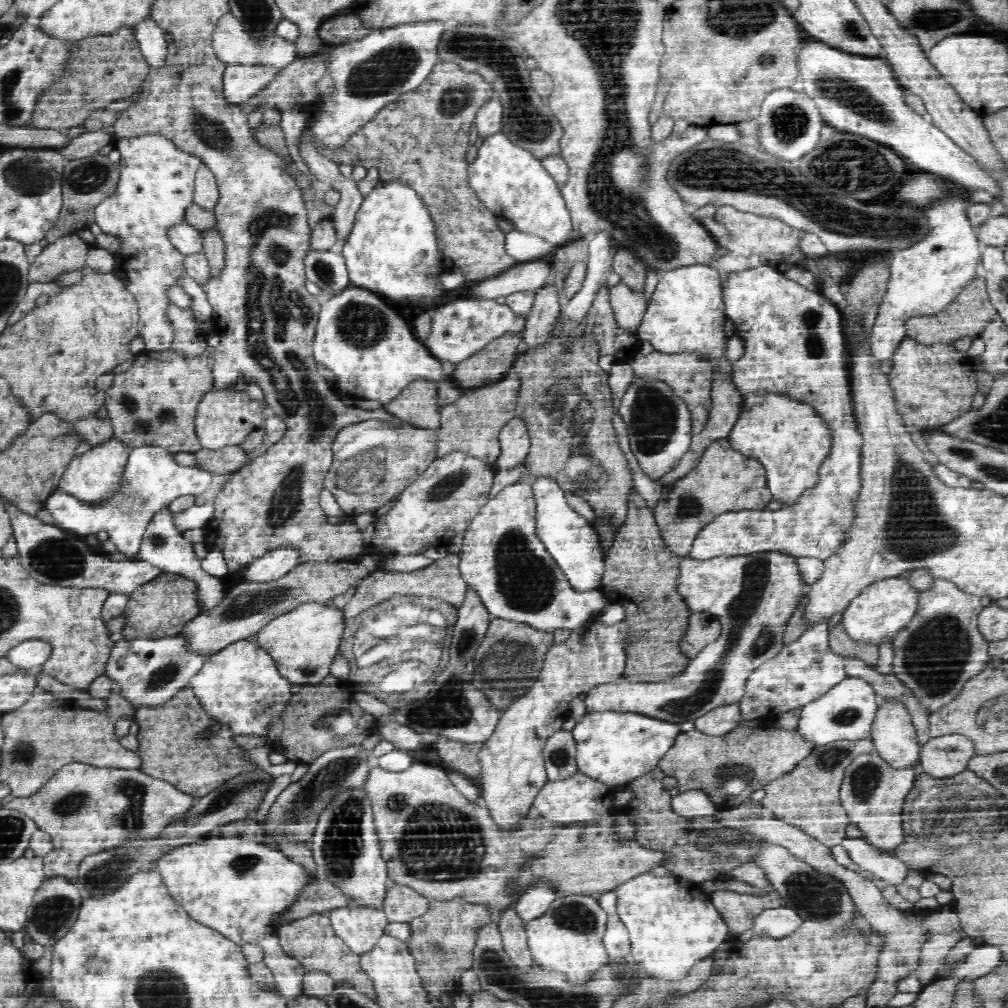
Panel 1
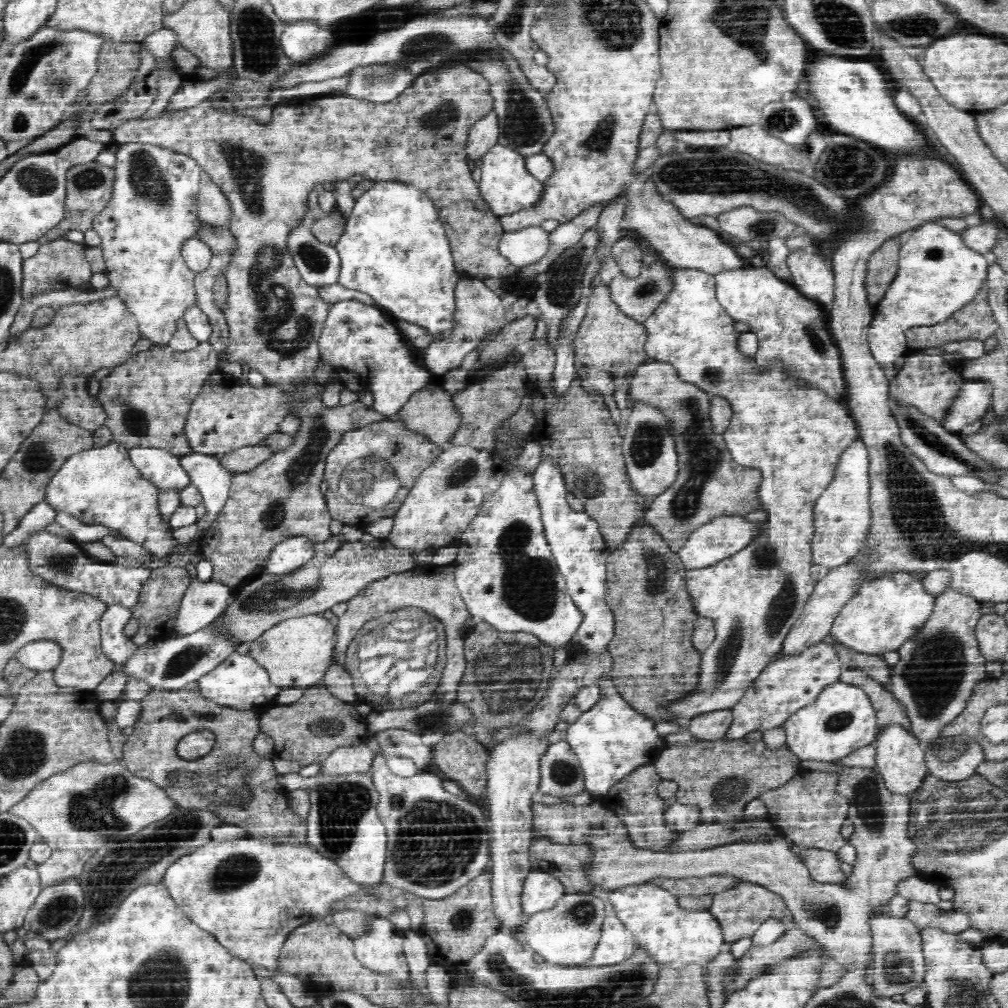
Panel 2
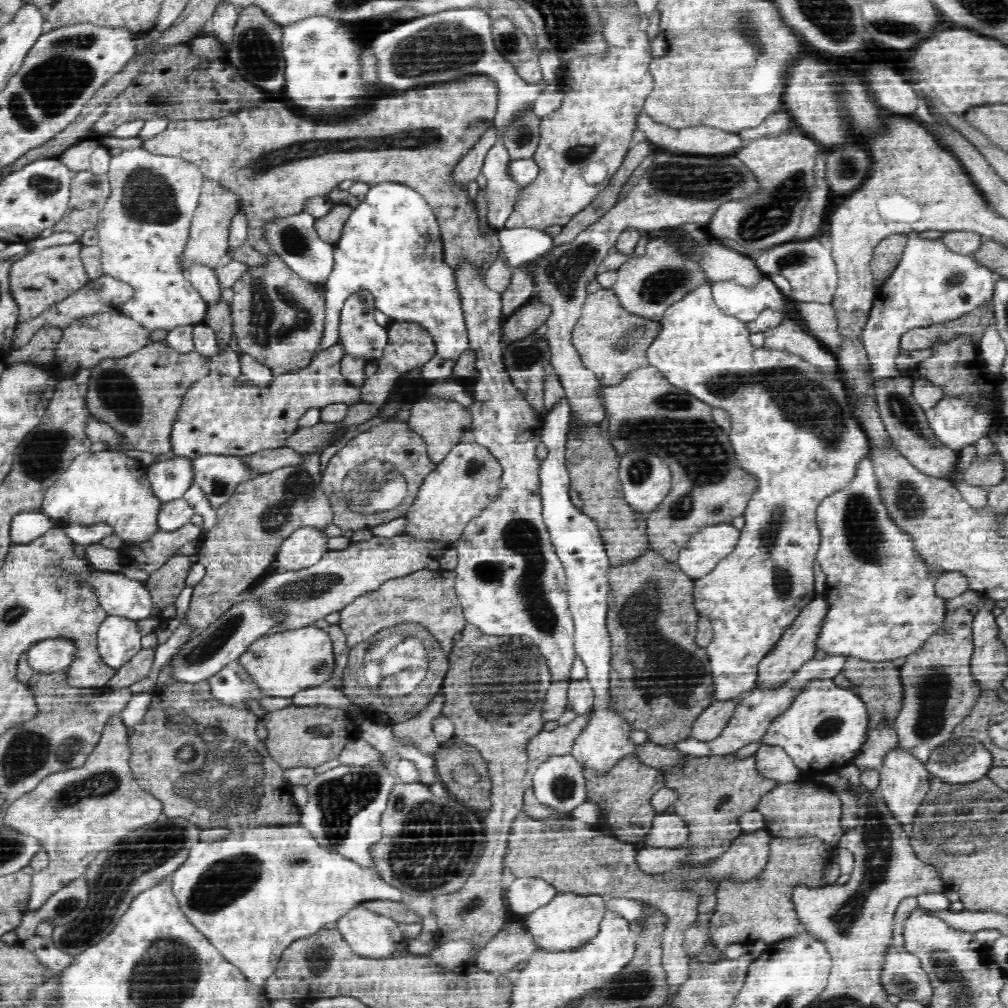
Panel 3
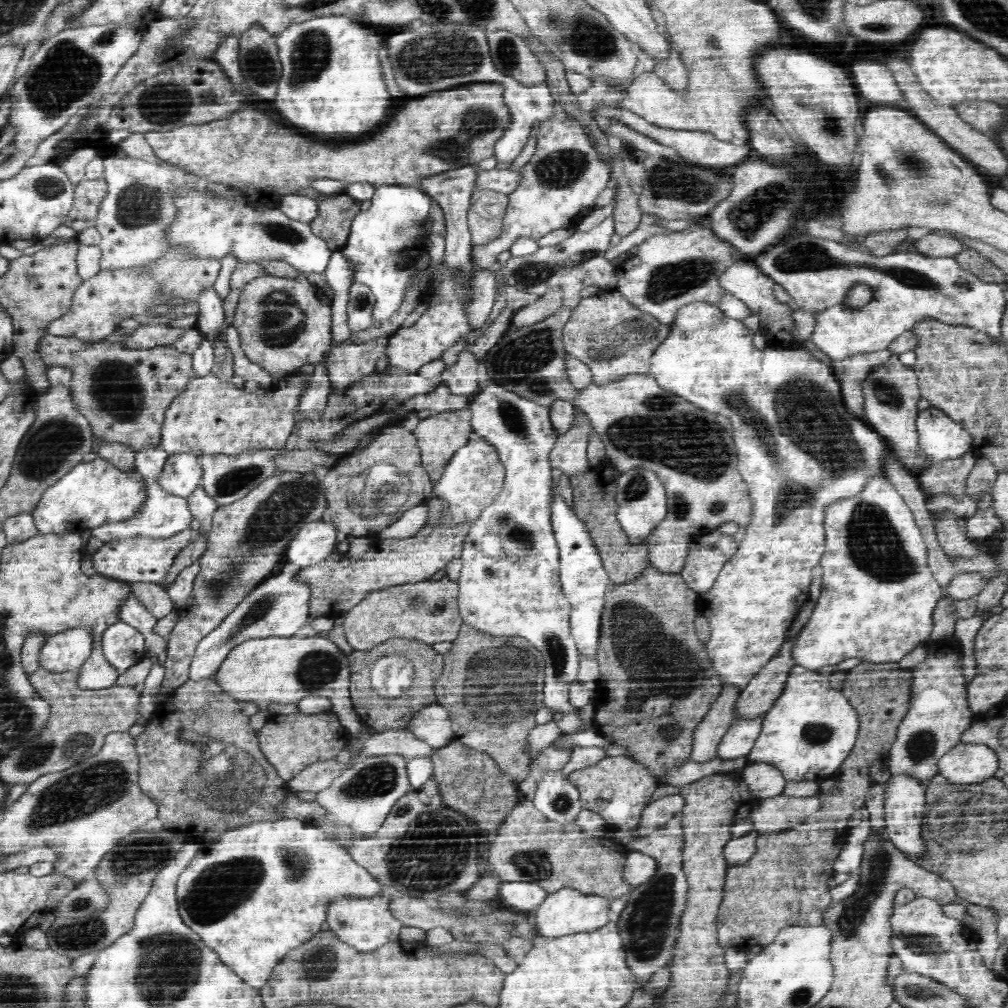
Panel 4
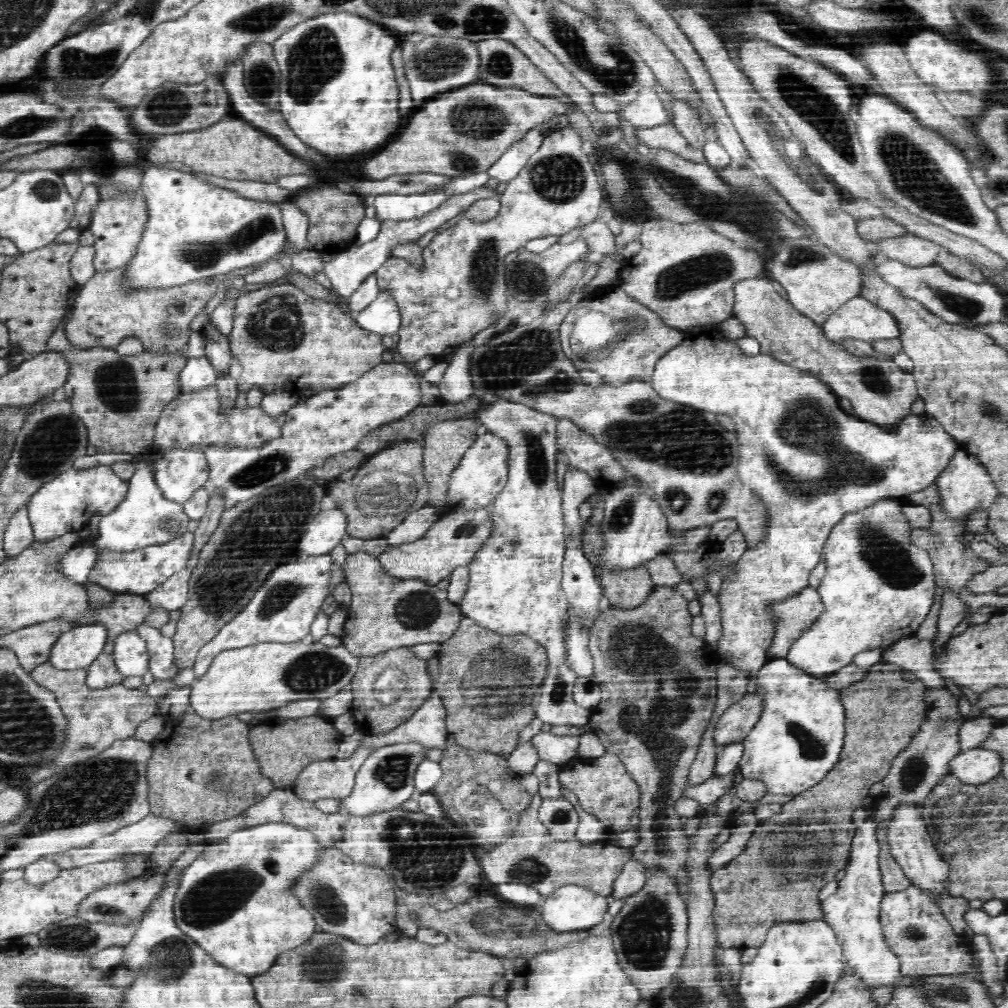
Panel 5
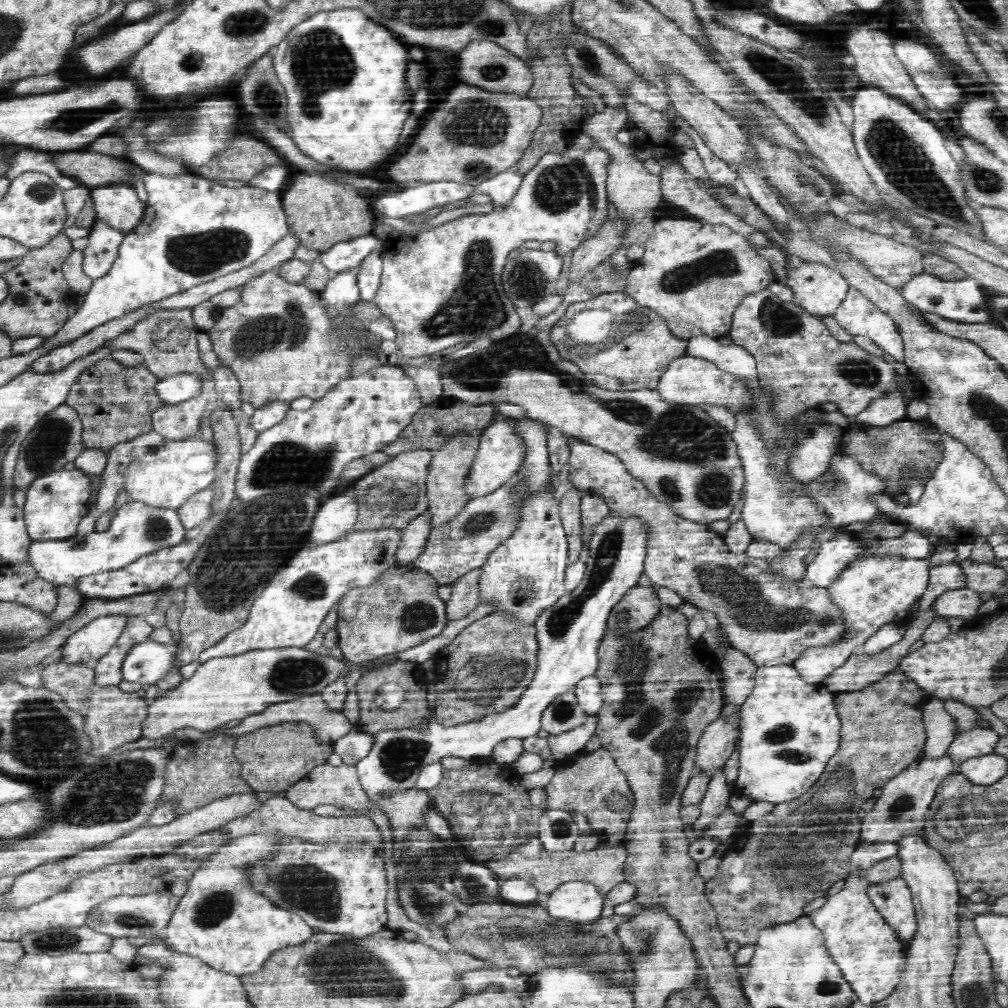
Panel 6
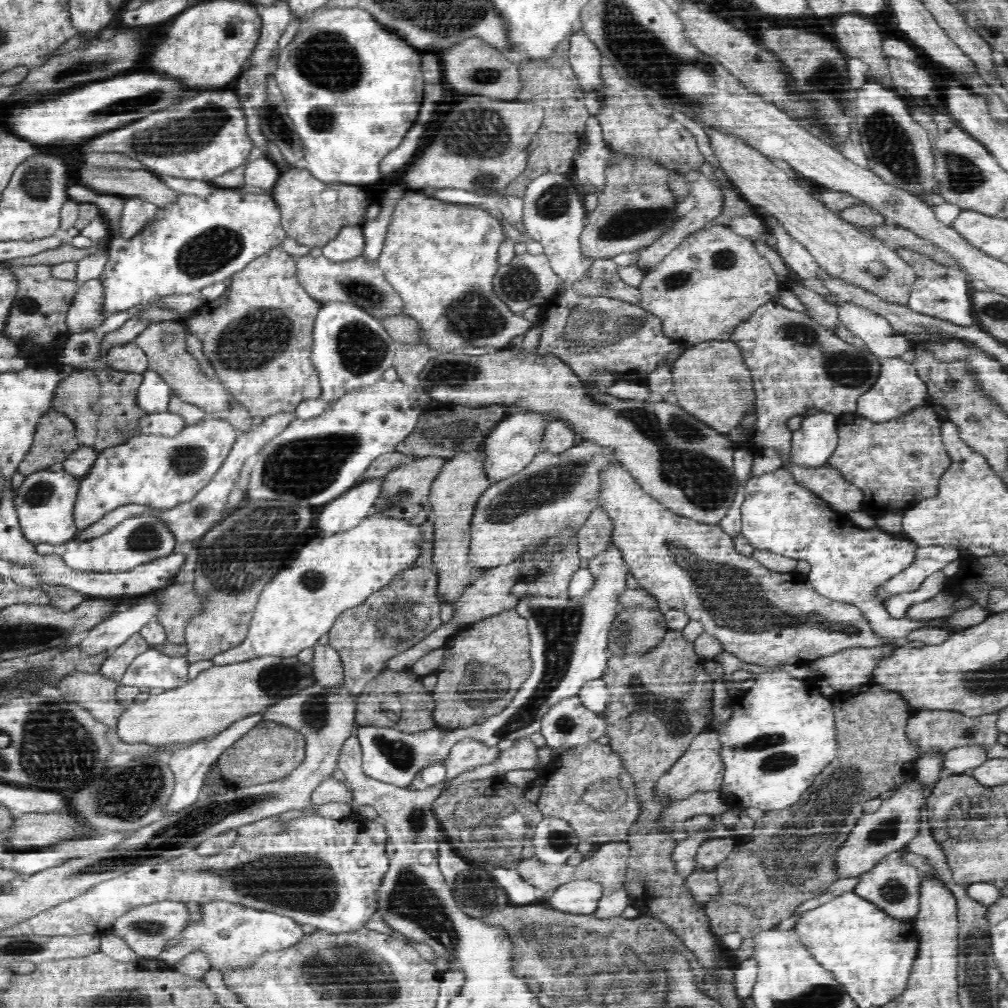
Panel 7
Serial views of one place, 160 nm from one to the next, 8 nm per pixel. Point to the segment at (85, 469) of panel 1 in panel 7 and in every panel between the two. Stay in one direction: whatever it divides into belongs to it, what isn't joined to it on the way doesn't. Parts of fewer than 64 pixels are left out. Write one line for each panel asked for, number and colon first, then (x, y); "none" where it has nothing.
2: (102, 486)
3: (109, 487)
4: (94, 493)
5: (65, 504)
6: (55, 503)
7: (45, 500)

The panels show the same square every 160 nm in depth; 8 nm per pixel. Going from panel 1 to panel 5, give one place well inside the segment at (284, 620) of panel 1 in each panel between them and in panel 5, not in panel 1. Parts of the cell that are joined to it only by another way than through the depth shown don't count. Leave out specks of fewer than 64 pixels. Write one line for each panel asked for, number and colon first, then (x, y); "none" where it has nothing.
2: (296, 653)
3: (282, 664)
4: (269, 670)
5: (260, 677)

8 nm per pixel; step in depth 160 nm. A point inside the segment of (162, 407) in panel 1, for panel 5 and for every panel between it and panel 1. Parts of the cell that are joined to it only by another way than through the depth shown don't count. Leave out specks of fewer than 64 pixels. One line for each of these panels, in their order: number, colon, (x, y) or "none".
2: (147, 400)
3: (139, 396)
4: (124, 394)
5: (119, 398)

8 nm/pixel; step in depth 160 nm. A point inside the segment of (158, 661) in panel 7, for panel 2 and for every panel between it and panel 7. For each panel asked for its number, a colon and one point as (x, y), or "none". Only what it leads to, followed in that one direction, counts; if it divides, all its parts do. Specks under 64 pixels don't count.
2: (118, 646)
3: (118, 639)
4: (123, 645)
5: (131, 656)
6: (148, 662)

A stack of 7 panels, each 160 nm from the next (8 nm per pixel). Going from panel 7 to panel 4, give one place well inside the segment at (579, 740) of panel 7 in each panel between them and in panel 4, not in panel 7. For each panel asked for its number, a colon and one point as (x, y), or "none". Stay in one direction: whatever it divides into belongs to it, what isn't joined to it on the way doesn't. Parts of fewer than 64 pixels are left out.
4: (509, 585)
5: (515, 587)
6: (564, 713)

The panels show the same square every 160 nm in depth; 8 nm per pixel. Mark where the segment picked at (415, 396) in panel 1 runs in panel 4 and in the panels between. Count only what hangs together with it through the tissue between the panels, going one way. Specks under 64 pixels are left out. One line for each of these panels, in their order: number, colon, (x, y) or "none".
2: (431, 412)
3: (441, 422)
4: (439, 436)

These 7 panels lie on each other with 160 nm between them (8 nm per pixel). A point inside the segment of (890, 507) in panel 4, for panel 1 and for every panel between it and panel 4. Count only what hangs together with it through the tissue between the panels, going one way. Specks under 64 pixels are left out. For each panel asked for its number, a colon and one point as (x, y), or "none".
1: (793, 338)
2: (883, 613)
3: (882, 603)

